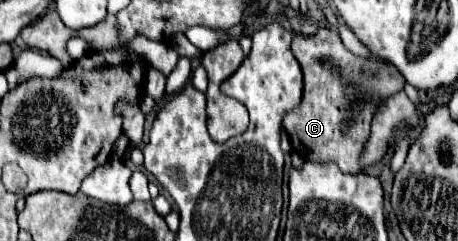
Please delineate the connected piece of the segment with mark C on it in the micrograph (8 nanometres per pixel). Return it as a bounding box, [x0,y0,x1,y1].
[283,28,405,172]

